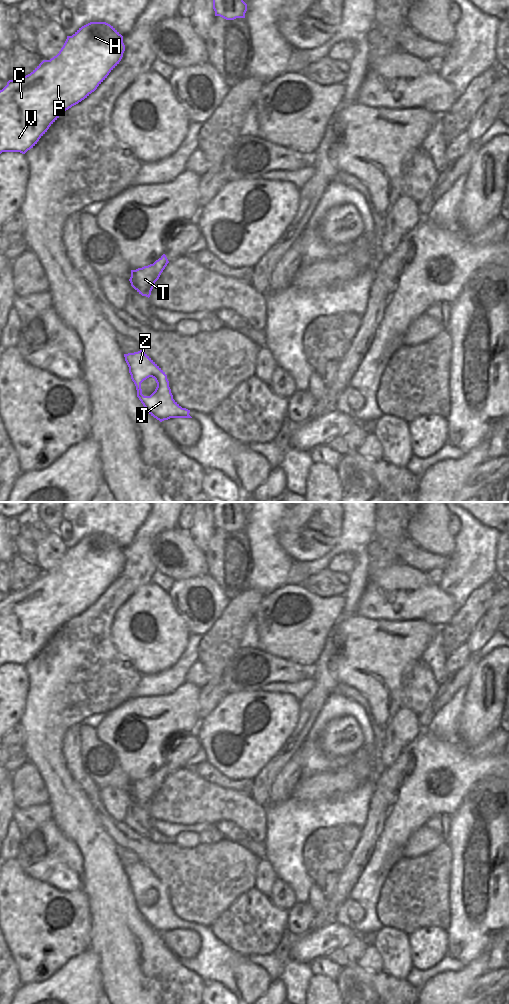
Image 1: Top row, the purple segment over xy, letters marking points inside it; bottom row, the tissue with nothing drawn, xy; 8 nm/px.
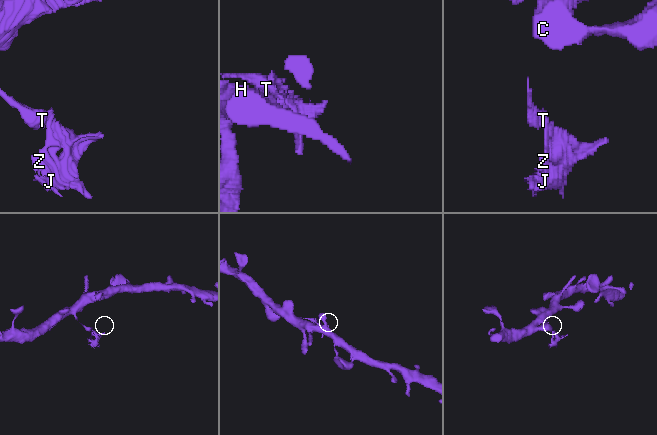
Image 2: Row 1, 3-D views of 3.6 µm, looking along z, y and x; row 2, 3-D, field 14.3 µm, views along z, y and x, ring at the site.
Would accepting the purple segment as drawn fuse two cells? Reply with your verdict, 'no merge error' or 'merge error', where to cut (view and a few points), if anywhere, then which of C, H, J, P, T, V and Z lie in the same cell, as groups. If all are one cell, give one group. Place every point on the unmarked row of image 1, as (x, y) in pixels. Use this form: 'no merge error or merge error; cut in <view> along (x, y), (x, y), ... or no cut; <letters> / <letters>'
merge error; cut in xy along (152, 776), (155, 793); C H P T V / J Z

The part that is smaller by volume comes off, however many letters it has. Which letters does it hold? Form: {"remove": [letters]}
{"remove": ["J", "Z"]}

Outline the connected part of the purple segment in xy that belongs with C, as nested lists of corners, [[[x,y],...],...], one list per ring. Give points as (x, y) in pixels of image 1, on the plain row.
[[[90,534],[79,540],[67,551],[59,565],[50,572],[43,572],[30,586],[9,592],[0,602],[0,666],[20,664],[33,660],[49,639],[69,620],[87,610],[119,576],[125,563],[123,548],[106,534]]]

